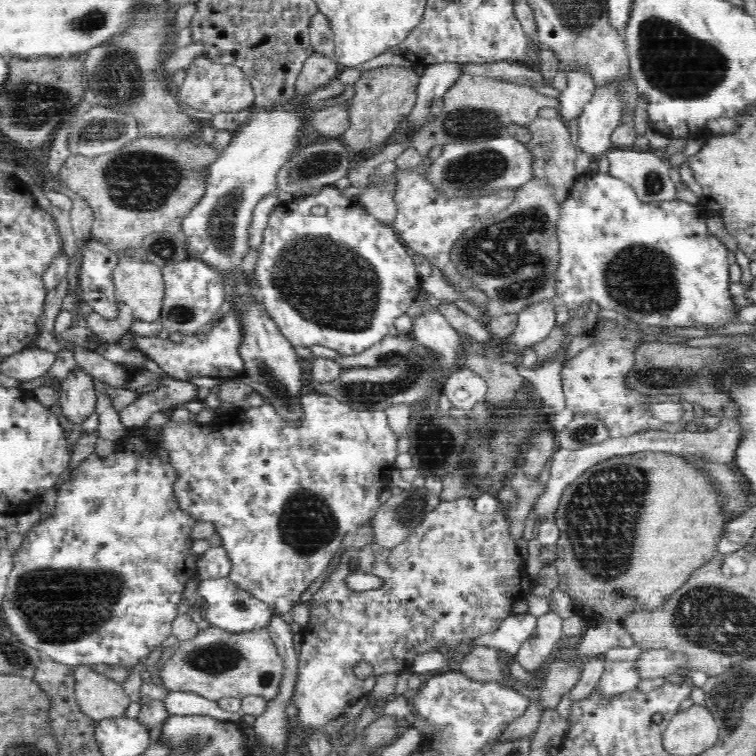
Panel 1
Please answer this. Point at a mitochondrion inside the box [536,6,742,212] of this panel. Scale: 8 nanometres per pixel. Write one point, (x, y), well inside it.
(673, 62)

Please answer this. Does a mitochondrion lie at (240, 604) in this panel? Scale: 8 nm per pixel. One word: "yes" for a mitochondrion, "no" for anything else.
yes

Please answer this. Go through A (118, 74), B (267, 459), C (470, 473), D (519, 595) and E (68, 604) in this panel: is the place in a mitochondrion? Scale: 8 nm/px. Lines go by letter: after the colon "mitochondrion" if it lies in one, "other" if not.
A: mitochondrion
B: other
C: mitochondrion
D: other
E: mitochondrion

